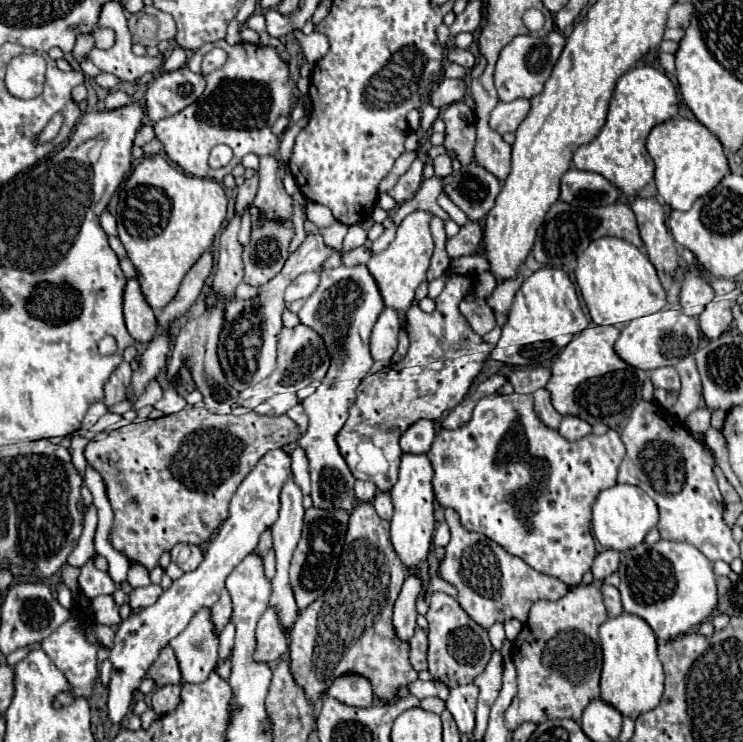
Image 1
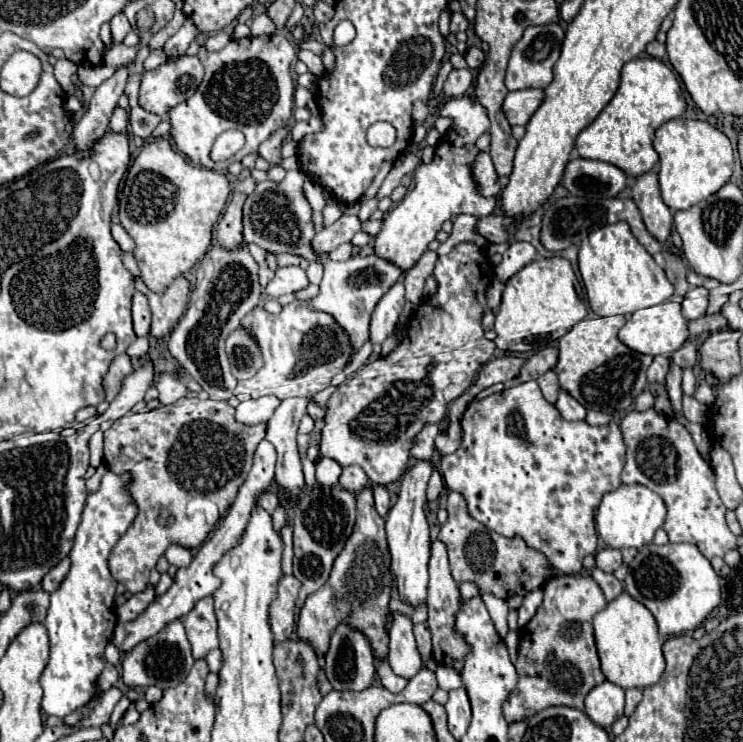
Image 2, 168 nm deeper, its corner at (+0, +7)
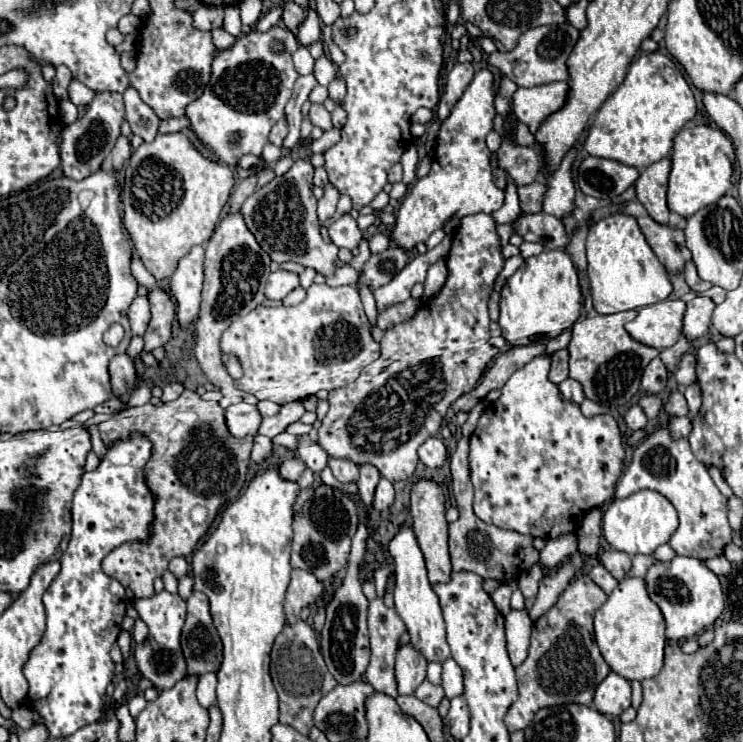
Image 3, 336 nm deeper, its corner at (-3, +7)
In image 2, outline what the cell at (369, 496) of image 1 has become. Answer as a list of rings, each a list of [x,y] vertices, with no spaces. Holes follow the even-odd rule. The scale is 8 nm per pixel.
[[[348,465],[342,469],[342,475],[340,475],[340,485],[352,493],[358,493],[362,491],[366,485],[368,485],[368,475],[358,467],[358,465]]]

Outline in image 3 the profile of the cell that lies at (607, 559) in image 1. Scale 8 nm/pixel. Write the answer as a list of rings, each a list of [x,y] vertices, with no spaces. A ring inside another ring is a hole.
[[[617,549],[605,551],[599,559],[601,559],[603,567],[605,567],[615,579],[623,579],[625,573],[629,571],[629,567],[631,567],[631,555],[623,553],[623,551],[617,551]]]

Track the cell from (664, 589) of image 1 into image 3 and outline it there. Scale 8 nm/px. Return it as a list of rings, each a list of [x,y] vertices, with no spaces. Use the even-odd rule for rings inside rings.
[[[675,555],[671,561],[653,563],[645,575],[645,587],[651,601],[657,603],[665,617],[665,637],[671,641],[681,641],[699,635],[715,623],[725,605],[717,575],[695,557]]]

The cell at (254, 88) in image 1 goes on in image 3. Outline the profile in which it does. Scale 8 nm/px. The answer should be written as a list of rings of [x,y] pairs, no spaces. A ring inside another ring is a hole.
[[[273,27],[267,33],[251,31],[241,35],[229,49],[215,53],[211,79],[203,95],[187,105],[185,117],[189,119],[189,129],[221,163],[235,167],[245,153],[261,155],[267,135],[283,117],[283,109],[293,93],[293,83],[299,77],[291,59],[297,47],[299,43],[289,29]],[[275,41],[283,45],[283,51],[273,51]],[[235,133],[241,133],[237,145],[231,143]]]

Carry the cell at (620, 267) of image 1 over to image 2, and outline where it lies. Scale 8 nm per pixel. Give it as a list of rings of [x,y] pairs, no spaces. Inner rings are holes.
[[[626,221],[604,225],[592,231],[580,245],[578,265],[588,291],[590,307],[600,317],[630,315],[638,309],[664,303],[674,293],[674,287],[666,279],[666,273],[636,241]]]

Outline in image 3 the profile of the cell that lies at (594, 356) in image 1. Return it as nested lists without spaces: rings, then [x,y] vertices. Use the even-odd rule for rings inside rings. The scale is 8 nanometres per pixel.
[[[621,311],[613,315],[597,315],[591,319],[577,321],[571,331],[569,343],[569,377],[583,385],[585,397],[609,407],[609,409],[625,409],[633,403],[635,395],[641,389],[641,377],[645,367],[659,355],[657,349],[641,345],[629,337],[625,331],[625,323],[633,321],[637,311]]]

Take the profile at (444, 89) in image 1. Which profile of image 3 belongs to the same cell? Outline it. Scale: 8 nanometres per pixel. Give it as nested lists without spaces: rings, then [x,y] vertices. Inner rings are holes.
[[[457,63],[451,69],[451,73],[447,75],[447,83],[445,83],[445,93],[443,93],[439,107],[437,107],[437,117],[441,121],[445,121],[449,117],[453,105],[459,101],[465,87],[471,83],[473,75],[475,75],[475,69],[471,63]]]

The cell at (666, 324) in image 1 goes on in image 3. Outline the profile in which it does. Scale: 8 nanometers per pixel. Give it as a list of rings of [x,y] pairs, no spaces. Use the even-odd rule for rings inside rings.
[[[665,299],[655,305],[647,305],[635,311],[637,317],[625,325],[627,333],[655,349],[667,349],[677,343],[683,331],[683,313],[685,313],[685,303],[677,299]]]

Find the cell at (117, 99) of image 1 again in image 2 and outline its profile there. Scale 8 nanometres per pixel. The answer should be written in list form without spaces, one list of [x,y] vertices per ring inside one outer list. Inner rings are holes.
[[[122,107],[114,109],[114,115],[110,119],[110,129],[112,133],[128,133],[128,113]]]

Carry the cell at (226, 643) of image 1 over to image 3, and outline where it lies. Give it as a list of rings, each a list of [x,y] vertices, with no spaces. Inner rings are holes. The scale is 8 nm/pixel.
[[[205,673],[205,675],[201,675],[201,679],[199,679],[197,699],[199,699],[199,703],[201,703],[205,709],[209,709],[211,705],[217,703],[217,701],[215,701],[215,683],[217,683],[215,673]]]

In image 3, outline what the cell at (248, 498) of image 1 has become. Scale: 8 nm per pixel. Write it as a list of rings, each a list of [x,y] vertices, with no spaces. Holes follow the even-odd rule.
[[[257,435],[257,437],[255,437],[255,443],[253,443],[251,459],[253,459],[255,463],[261,463],[261,461],[267,461],[271,455],[273,455],[273,441],[271,441],[269,437]]]

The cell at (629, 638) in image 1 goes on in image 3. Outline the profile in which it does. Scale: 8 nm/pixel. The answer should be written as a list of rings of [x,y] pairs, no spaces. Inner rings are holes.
[[[621,579],[617,589],[595,613],[595,641],[603,659],[617,675],[627,681],[643,681],[655,677],[663,667],[665,649],[665,621],[659,607],[647,597],[643,579]]]

